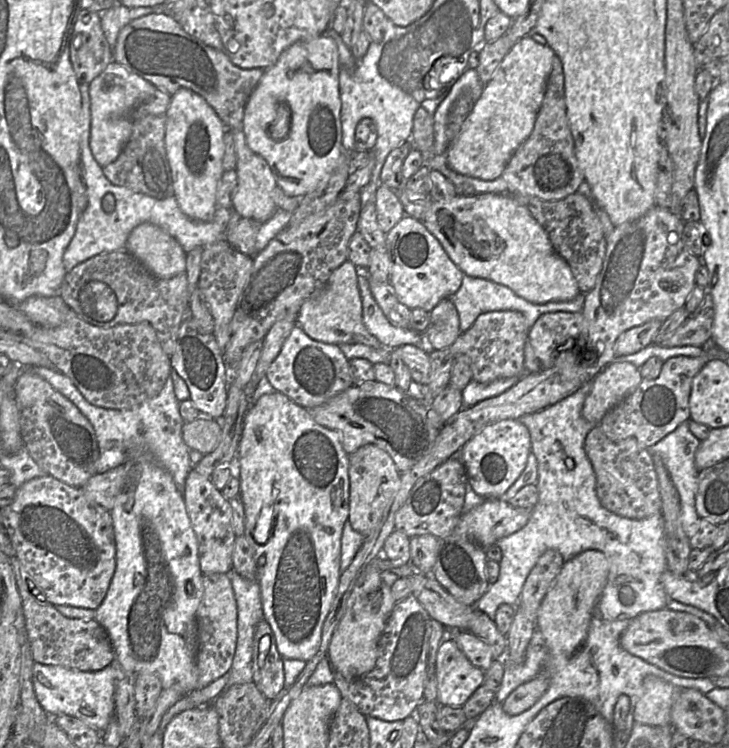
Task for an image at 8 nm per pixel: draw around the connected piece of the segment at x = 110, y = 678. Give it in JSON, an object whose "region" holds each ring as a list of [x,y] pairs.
{"region":[[[115,660],[98,671],[81,671],[62,665],[46,665],[34,661],[32,671],[36,698],[49,715],[74,716],[98,731],[104,731],[115,718],[116,684],[126,674]]]}

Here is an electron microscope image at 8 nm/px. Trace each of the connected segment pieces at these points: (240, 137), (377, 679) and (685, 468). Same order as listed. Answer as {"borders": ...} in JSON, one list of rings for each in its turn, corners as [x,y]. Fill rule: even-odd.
{"borders":[[[[242,127],[232,128],[232,134],[237,156],[237,186],[232,197],[232,209],[242,218],[254,219],[263,224],[277,211],[274,201],[276,179],[266,160],[248,147]]],[[[415,596],[396,602],[379,640],[374,669],[353,680],[346,680],[333,669],[333,683],[342,698],[351,701],[365,716],[388,722],[404,721],[413,715],[423,700],[431,620]]],[[[688,421],[682,422],[672,432],[648,449],[653,456],[659,456],[661,458],[679,493],[681,504],[681,524],[685,534],[690,539],[697,532],[700,519],[695,506],[699,475],[699,470],[695,466],[695,453],[701,441],[693,436],[693,433],[687,428],[687,426],[689,427]],[[685,450],[688,450],[688,452],[685,452],[686,455],[683,456],[683,452],[681,451]]]]}

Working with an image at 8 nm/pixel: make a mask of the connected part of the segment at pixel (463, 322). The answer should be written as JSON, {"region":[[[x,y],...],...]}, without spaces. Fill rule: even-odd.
{"region":[[[463,275],[460,288],[450,300],[457,310],[459,329],[460,332],[463,333],[473,325],[480,314],[502,310],[513,310],[522,313],[527,320],[528,326],[531,328],[537,319],[544,313],[582,311],[585,302],[585,294],[586,293],[580,292],[575,298],[568,301],[552,301],[536,304],[518,296],[513,290],[505,285],[482,278]]]}

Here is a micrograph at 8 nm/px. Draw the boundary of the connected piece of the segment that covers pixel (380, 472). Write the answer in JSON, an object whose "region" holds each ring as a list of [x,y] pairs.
{"region":[[[374,444],[361,446],[349,455],[349,517],[353,529],[369,536],[380,522],[400,486],[400,473],[390,455]]]}

